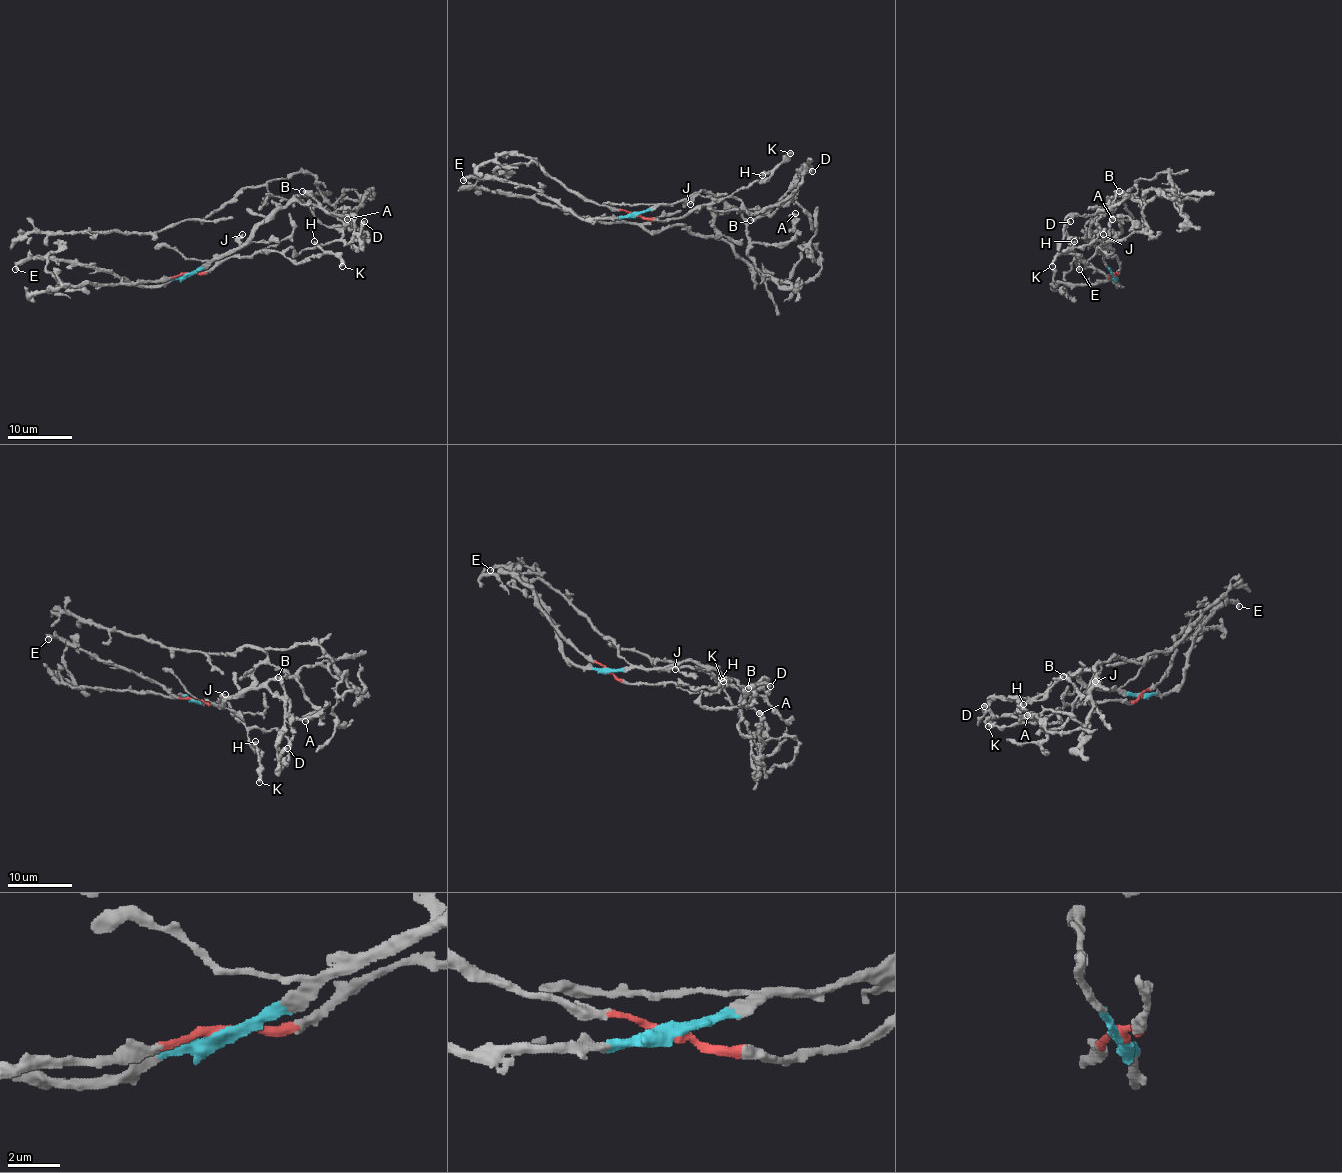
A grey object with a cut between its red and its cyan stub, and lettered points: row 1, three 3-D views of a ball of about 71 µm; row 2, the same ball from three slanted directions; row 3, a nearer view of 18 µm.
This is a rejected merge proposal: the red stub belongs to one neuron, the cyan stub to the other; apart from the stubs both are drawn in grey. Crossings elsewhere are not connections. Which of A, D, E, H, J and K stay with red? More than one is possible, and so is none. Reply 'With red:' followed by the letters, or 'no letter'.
With red: H, K

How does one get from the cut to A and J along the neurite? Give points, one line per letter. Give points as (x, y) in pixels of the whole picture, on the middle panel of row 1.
A: (635, 215), (706, 190), (723, 197), (739, 211), (747, 221), (752, 242), (787, 244), (795, 236), (795, 213)
J: (635, 215), (679, 202), (690, 205)

